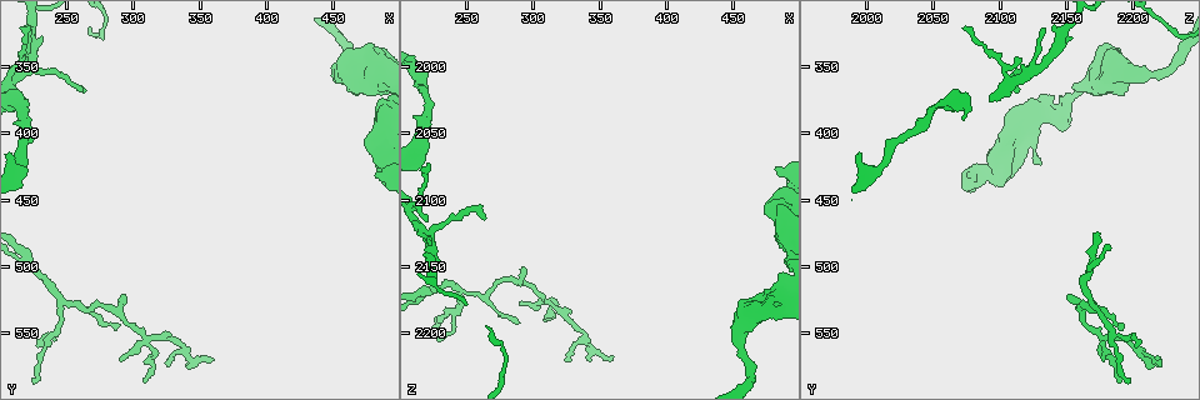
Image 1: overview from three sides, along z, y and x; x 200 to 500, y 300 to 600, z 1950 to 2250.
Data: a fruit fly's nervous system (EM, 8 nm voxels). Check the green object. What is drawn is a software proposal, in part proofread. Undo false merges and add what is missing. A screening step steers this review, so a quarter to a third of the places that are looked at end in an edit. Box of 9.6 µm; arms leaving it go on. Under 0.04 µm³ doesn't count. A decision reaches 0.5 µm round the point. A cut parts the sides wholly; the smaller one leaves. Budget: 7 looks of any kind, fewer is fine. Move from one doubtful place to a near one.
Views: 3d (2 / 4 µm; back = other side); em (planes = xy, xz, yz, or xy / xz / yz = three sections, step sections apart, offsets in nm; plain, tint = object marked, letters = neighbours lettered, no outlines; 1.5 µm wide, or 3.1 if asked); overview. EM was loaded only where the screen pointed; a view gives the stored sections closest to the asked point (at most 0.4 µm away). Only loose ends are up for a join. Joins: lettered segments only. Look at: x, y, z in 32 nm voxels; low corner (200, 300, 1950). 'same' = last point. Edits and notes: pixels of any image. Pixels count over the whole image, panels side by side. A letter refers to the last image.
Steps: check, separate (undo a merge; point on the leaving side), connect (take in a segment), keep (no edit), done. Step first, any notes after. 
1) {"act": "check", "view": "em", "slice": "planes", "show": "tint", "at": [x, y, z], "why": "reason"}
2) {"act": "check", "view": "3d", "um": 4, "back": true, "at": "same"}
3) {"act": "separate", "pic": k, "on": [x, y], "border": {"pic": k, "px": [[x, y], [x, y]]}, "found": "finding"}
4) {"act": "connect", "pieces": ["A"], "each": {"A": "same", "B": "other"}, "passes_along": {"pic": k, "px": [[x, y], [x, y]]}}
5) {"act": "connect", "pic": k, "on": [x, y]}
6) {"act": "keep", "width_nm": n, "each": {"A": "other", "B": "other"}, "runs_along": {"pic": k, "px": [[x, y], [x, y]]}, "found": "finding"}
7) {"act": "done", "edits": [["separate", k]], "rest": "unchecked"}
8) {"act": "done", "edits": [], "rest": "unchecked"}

{"act": "check", "view": "3d", "um": 2, "at": [224, 584, 2198], "why": "tapers out"}

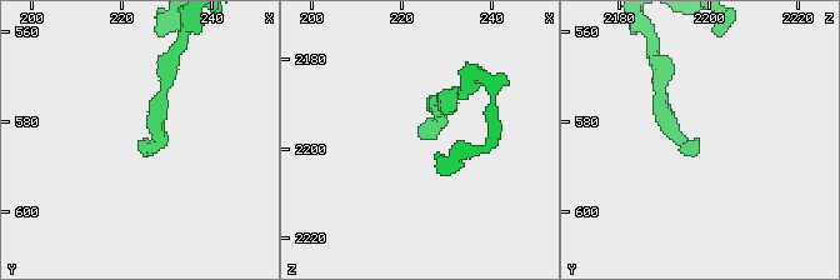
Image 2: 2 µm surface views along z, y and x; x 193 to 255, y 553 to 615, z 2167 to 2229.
{"act": "check", "view": "em", "slice": "xz", "step": 4, "show": "letters", "at": [223, 585, 2197]}

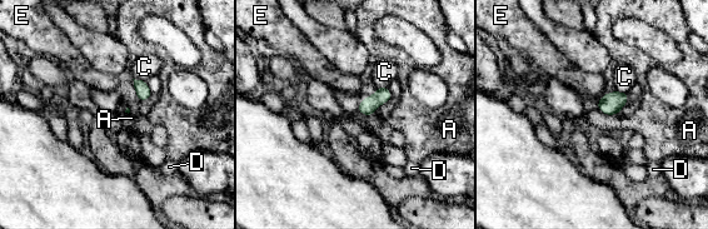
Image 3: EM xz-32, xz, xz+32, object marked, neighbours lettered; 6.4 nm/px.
{"act": "keep", "longest_contact_nm": ["A", 150], "each": {"A": "other", "C": "other", "D": "other", "E": "other"}, "border": {"pic": 3, "px": [[597, 108], [607, 114], [618, 114]]}, "found": "no lettered segment goes on from it"}

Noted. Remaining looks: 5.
{"act": "check", "view": "em", "slice": "xy", "step": 8, "show": "letters", "at": [308, 584, 2190]}

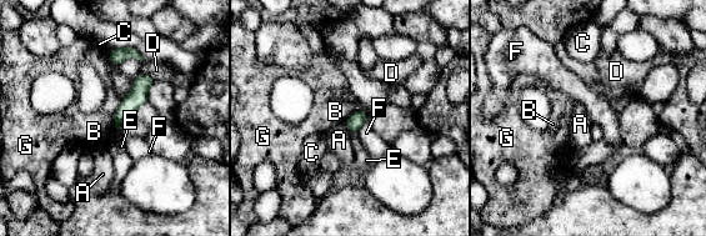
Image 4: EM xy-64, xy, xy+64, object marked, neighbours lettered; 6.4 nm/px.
{"act": "keep", "longest_contact_nm": ["B", 220], "each": {"A": "other", "B": "other", "C": "other", "D": "other", "E": "other", "F": "other", "G": "other"}, "border": {"pic": 4, "px": [[121, 99], [115, 114], [116, 130]]}, "found": "none of them fits"}

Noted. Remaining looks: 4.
{"act": "check", "view": "em", "slice": "planes", "show": "plain", "at": [360, 572, 2220], "why": "an open end"}

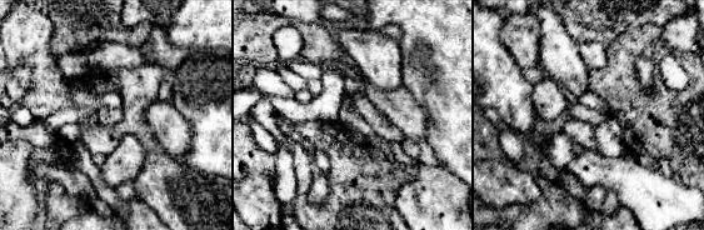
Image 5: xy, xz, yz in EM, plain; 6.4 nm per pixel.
{"act": "check", "view": "em", "slice": "planes", "show": "letters", "at": "same"}

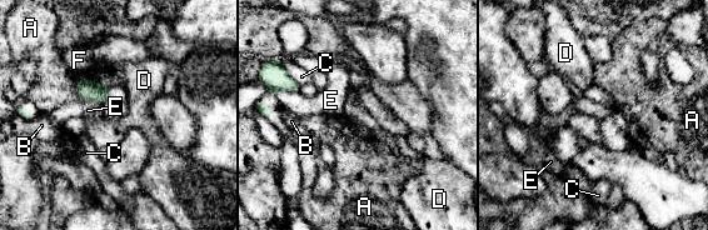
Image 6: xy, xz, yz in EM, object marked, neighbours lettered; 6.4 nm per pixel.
{"act": "keep", "each": {"A": "other", "B": "other", "C": "other", "D": "other", "E": "other", "F": "other"}, "border": {"pic": 6, "px": [[78, 79], [76, 93], [81, 99]]}, "found": "no lettered segment goes on from it"}

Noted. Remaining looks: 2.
{"act": "done", "edits": [], "rest": "unchecked"}

